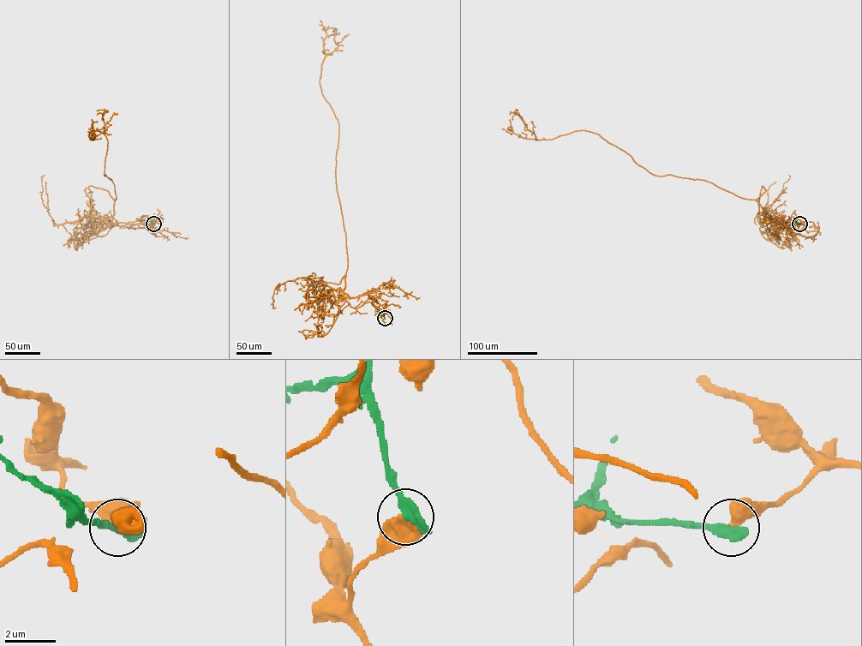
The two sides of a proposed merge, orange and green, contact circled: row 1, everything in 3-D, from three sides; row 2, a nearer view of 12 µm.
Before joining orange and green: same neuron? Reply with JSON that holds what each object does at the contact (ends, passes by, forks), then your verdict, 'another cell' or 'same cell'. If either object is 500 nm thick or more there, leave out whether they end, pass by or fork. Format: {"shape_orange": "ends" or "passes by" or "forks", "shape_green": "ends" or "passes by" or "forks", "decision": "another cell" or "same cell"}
{"decision": "another cell"}

